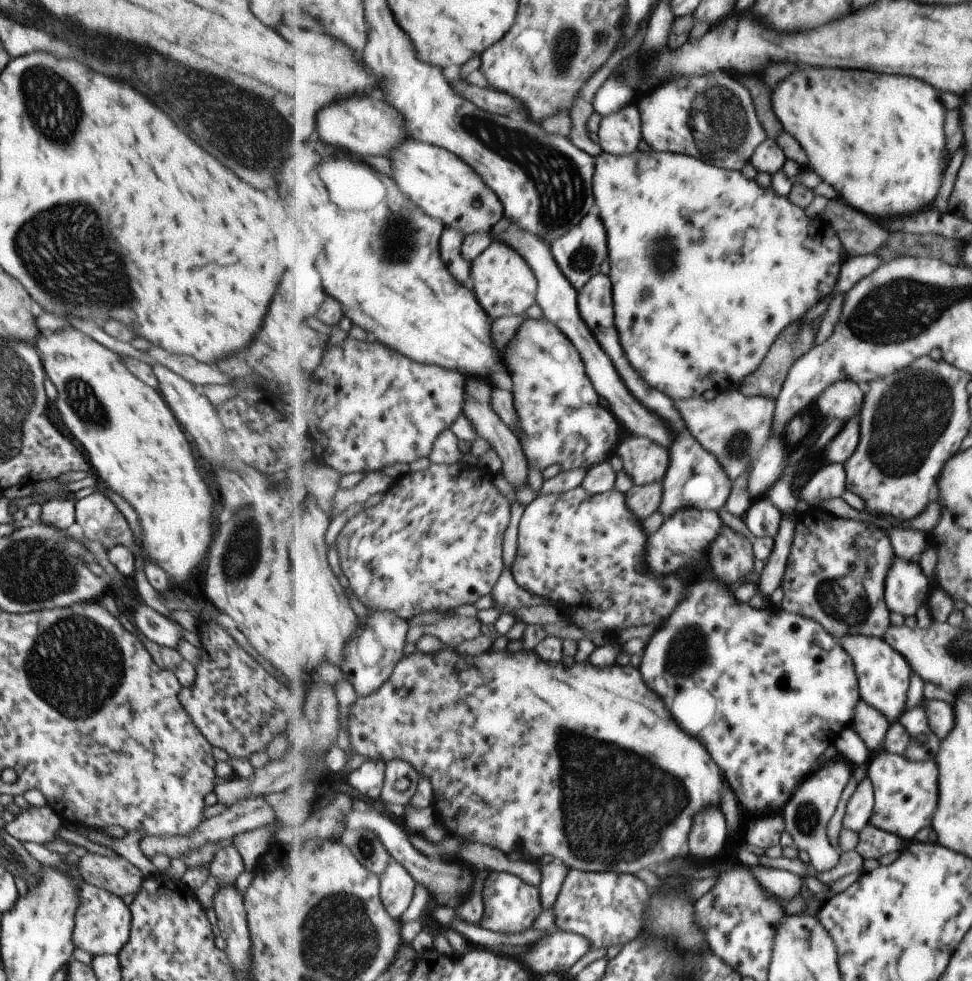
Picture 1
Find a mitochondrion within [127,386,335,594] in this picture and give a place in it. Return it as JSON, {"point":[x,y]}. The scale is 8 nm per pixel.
{"point":[241,550]}

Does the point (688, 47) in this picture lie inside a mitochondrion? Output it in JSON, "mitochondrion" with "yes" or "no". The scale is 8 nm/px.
{"mitochondrion":"no"}

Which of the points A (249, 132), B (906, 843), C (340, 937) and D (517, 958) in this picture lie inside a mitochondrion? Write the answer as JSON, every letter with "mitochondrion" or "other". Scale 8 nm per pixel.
{"A":"mitochondrion","B":"other","C":"mitochondrion","D":"other"}

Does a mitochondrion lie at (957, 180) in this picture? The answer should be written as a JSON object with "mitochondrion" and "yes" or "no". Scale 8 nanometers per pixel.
{"mitochondrion":"no"}

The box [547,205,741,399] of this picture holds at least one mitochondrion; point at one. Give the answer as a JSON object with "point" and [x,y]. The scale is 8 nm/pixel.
{"point":[663,256]}

